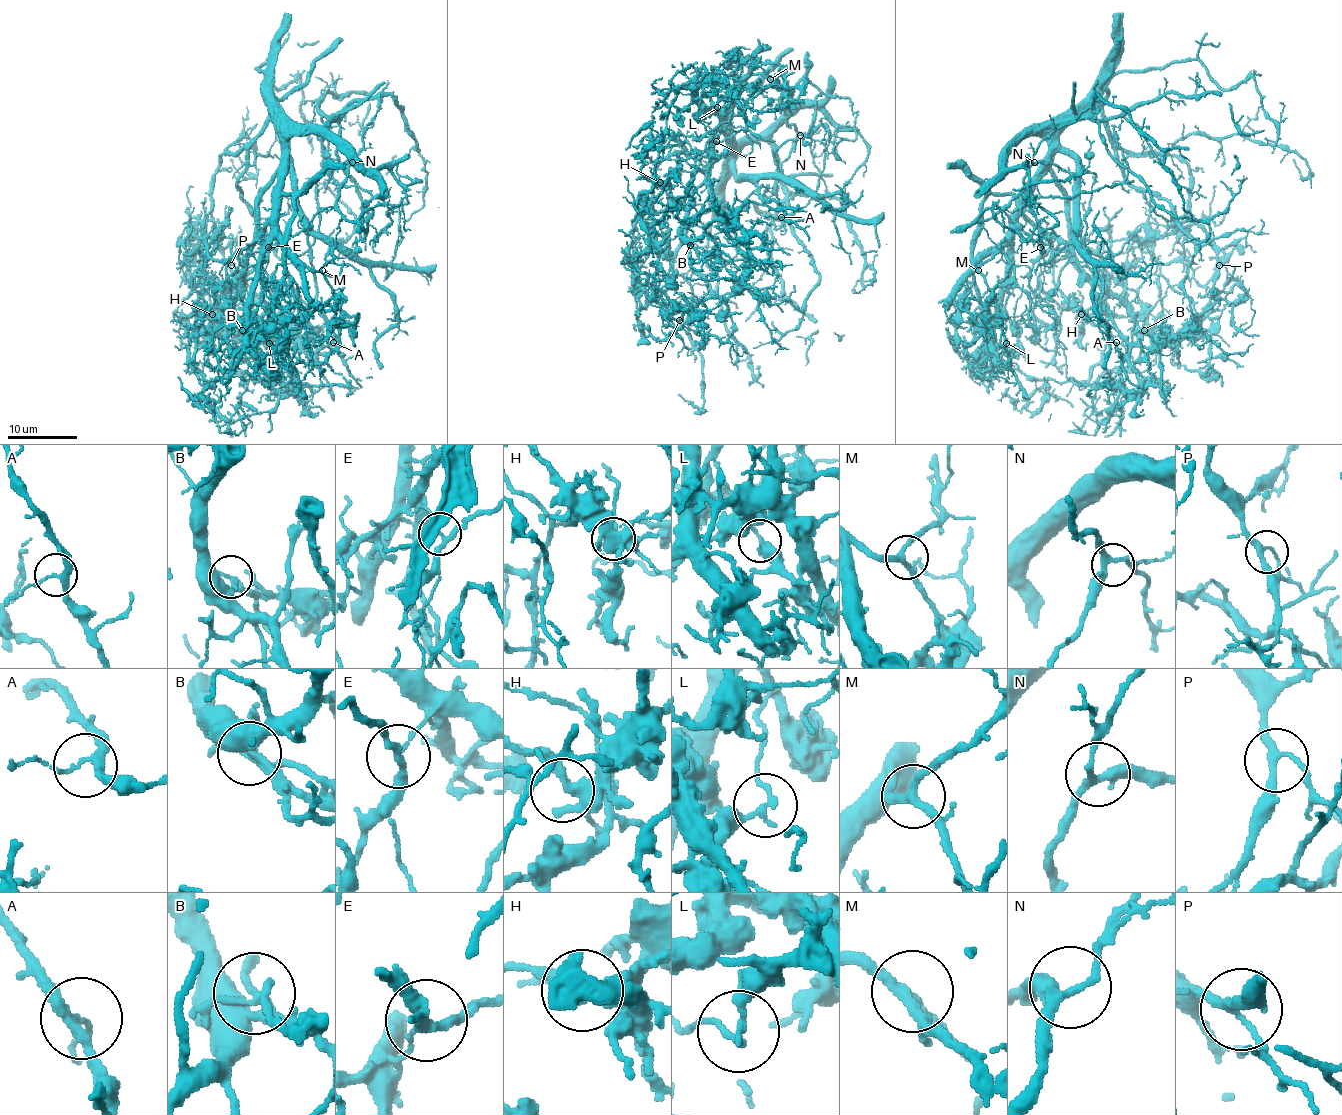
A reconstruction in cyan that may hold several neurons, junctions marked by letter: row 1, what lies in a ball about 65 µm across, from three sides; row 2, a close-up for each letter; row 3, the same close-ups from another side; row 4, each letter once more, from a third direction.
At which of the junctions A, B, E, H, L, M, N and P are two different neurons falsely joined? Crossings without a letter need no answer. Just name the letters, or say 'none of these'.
B, E, L

